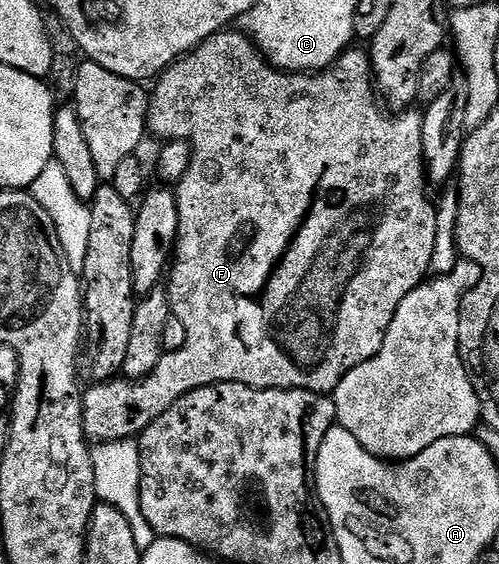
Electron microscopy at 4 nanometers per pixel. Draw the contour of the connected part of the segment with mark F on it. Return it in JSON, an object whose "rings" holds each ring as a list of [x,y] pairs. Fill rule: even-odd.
{"rings":[[[222,30],[215,33],[211,38],[204,40],[192,54],[182,56],[180,60],[176,60],[166,72],[163,72],[160,76],[156,77],[152,87],[153,86],[153,92],[151,88],[151,95],[149,96],[149,114],[147,117],[148,131],[152,133],[152,135],[154,132],[159,138],[158,141],[161,142],[186,140],[193,151],[191,158],[189,159],[187,170],[179,177],[175,184],[177,205],[179,206],[179,228],[177,230],[177,242],[171,257],[171,275],[167,280],[169,306],[172,315],[177,316],[179,322],[183,322],[183,327],[187,330],[187,342],[183,342],[183,346],[179,350],[166,352],[165,355],[162,356],[159,366],[155,366],[155,370],[151,370],[151,374],[147,374],[143,380],[114,378],[94,383],[92,385],[94,388],[86,387],[84,389],[81,405],[83,406],[83,418],[85,419],[85,434],[86,437],[93,442],[128,440],[130,438],[140,437],[145,428],[151,426],[151,422],[155,422],[155,418],[159,418],[159,414],[163,414],[171,406],[175,406],[175,402],[179,402],[179,398],[183,398],[188,392],[194,392],[203,386],[211,386],[212,384],[242,384],[248,388],[305,388],[309,392],[332,394],[339,386],[339,382],[356,364],[367,362],[381,349],[383,346],[383,338],[387,334],[387,330],[395,318],[395,310],[399,310],[399,302],[403,302],[403,298],[407,298],[407,294],[411,294],[411,290],[418,288],[426,277],[430,275],[429,266],[431,264],[431,250],[435,246],[437,204],[435,203],[435,200],[432,200],[432,198],[429,197],[431,188],[427,183],[425,159],[423,158],[422,113],[420,111],[409,112],[413,110],[401,110],[396,114],[393,114],[397,116],[384,116],[384,114],[381,113],[382,105],[379,103],[379,96],[375,91],[373,65],[369,62],[368,51],[361,49],[360,52],[360,50],[357,49],[357,46],[350,47],[349,51],[344,52],[330,68],[312,74],[303,72],[282,72],[281,69],[274,68],[273,65],[262,56],[261,51],[257,49],[257,45],[254,44],[244,32],[240,30]]]}

